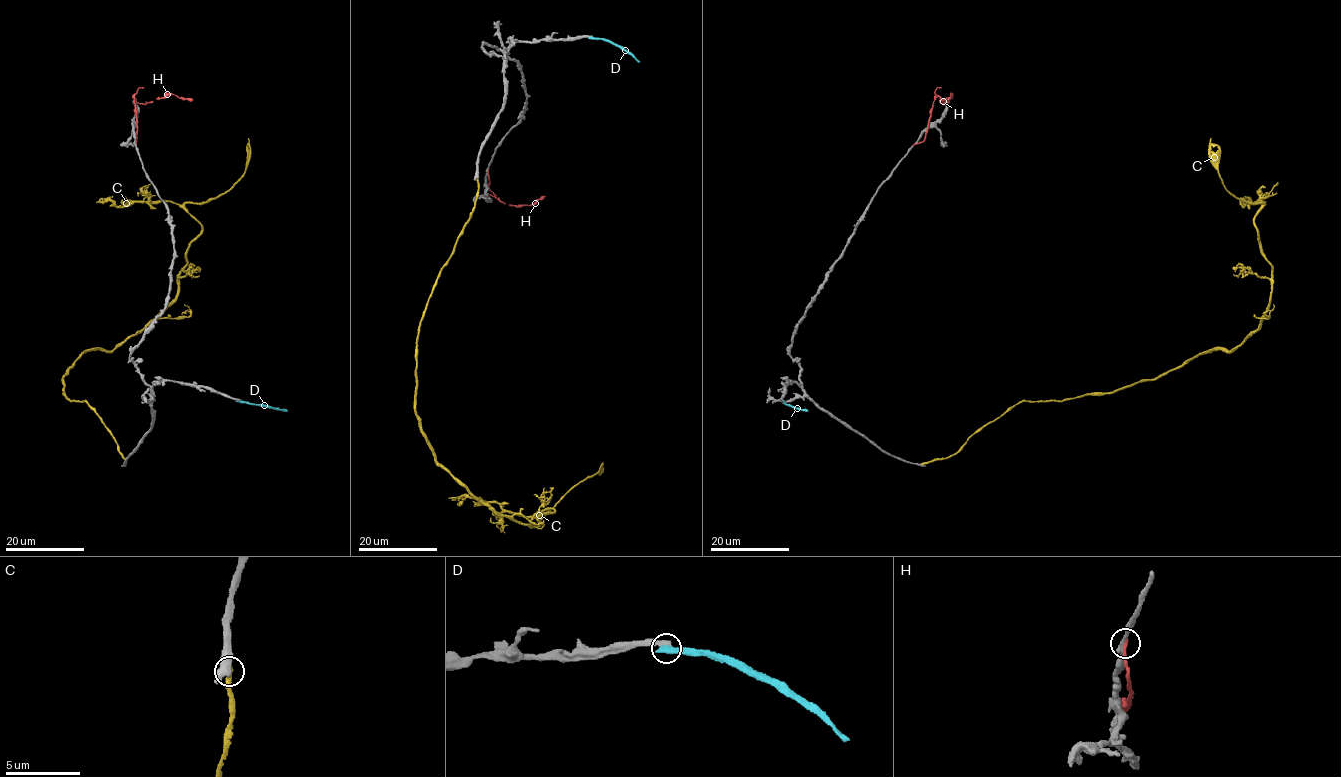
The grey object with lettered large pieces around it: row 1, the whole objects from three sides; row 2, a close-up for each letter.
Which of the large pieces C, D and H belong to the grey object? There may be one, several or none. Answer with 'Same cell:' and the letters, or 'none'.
Same cell: none

